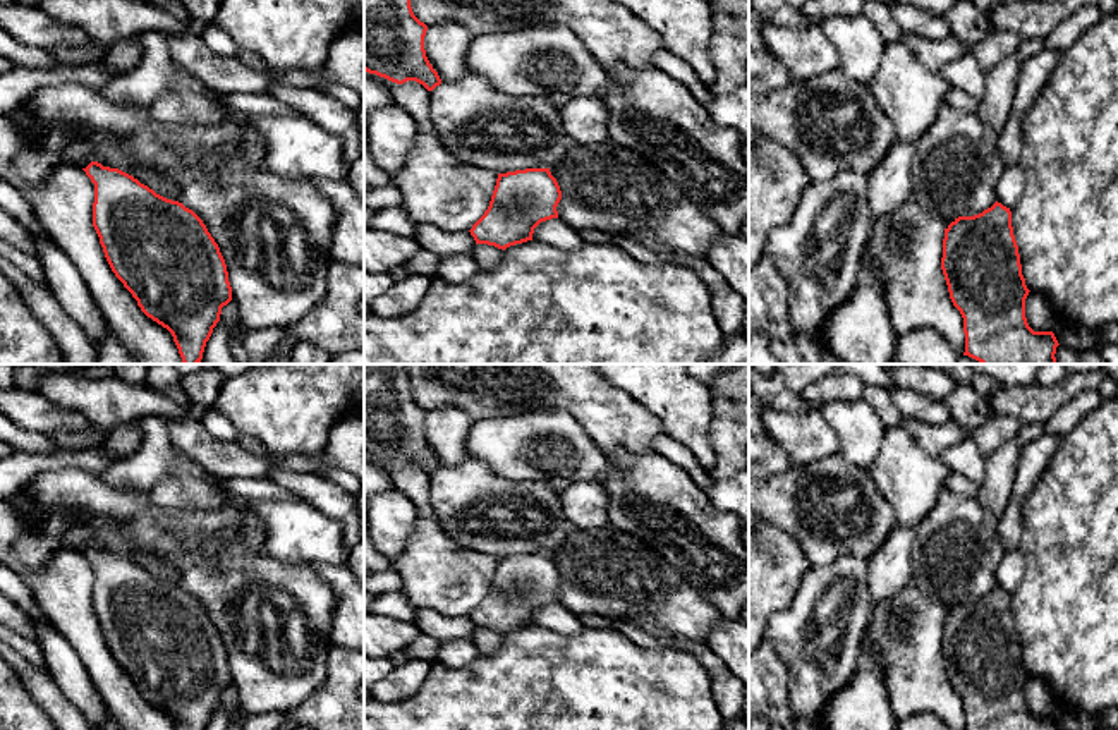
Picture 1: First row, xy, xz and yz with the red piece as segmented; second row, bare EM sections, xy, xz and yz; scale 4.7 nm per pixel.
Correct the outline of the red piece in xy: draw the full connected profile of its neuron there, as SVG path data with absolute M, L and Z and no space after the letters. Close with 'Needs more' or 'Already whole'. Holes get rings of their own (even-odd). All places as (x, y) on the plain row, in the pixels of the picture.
M91 546L82 555L94 569L93 611L115 661L141 696L172 718L175 730L206 730L222 692L232 685L232 672L220 632L203 605L118 553Z. Already whole

